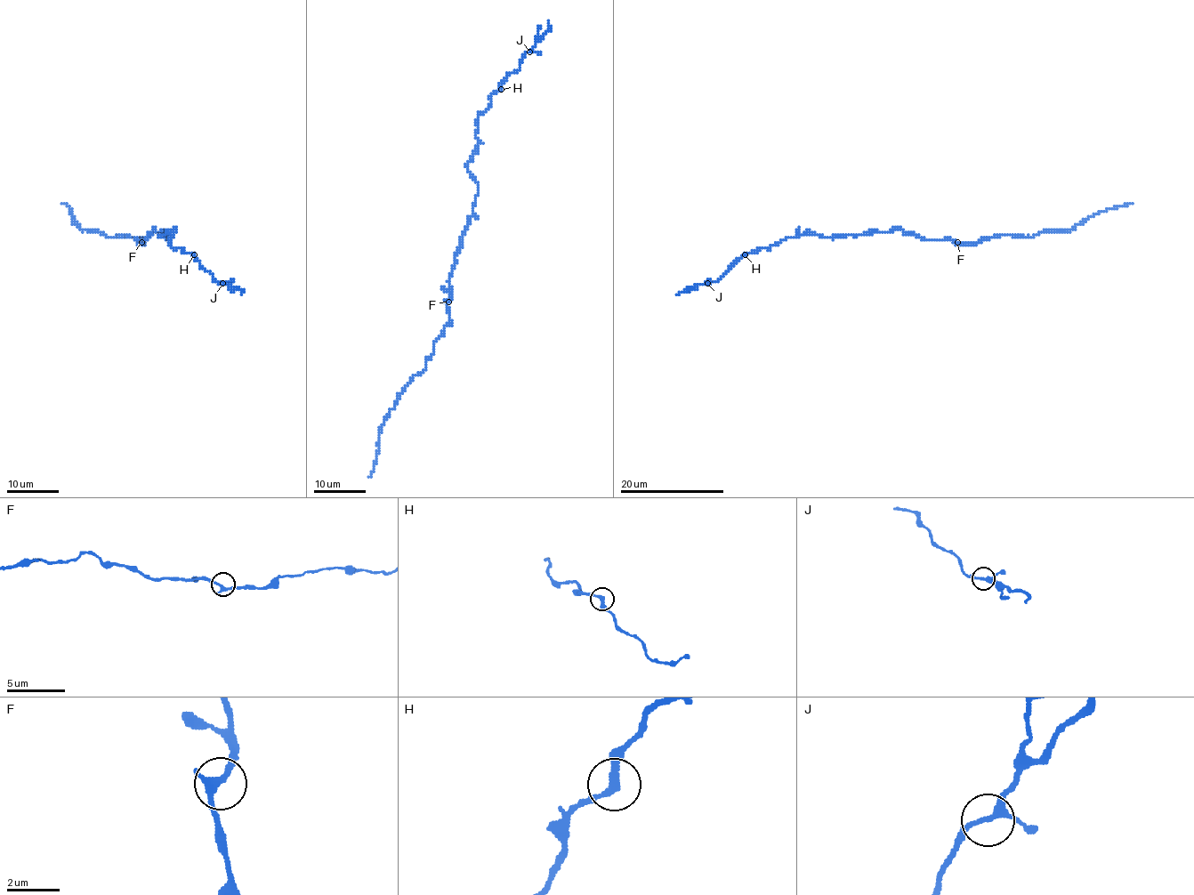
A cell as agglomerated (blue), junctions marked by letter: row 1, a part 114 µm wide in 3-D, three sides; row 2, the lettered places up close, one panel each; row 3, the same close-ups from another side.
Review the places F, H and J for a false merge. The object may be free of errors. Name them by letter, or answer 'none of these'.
none of these

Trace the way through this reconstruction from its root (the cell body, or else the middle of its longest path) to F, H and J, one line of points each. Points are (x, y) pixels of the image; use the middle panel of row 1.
F: (462, 243), (450, 277), (448, 302)
H: (462, 243), (479, 190), (477, 181), (467, 165), (477, 144), (477, 117), (488, 108), (492, 95), (501, 89)
J: (462, 243), (479, 190), (467, 165), (477, 144), (477, 117), (529, 52)

